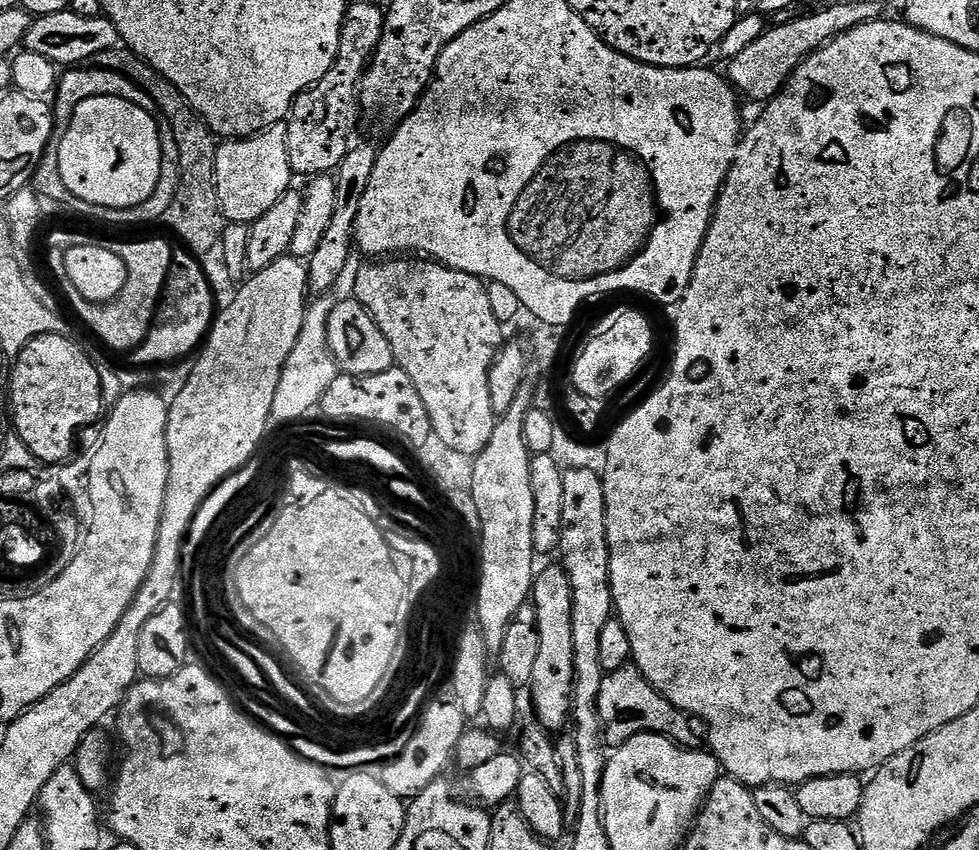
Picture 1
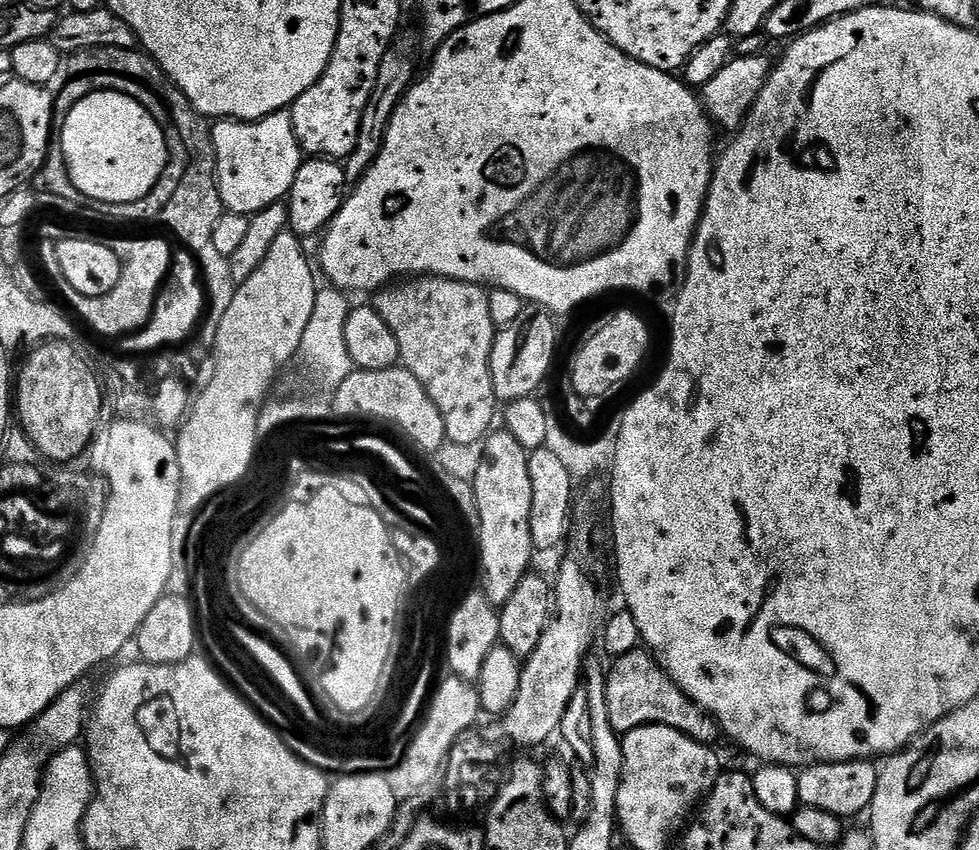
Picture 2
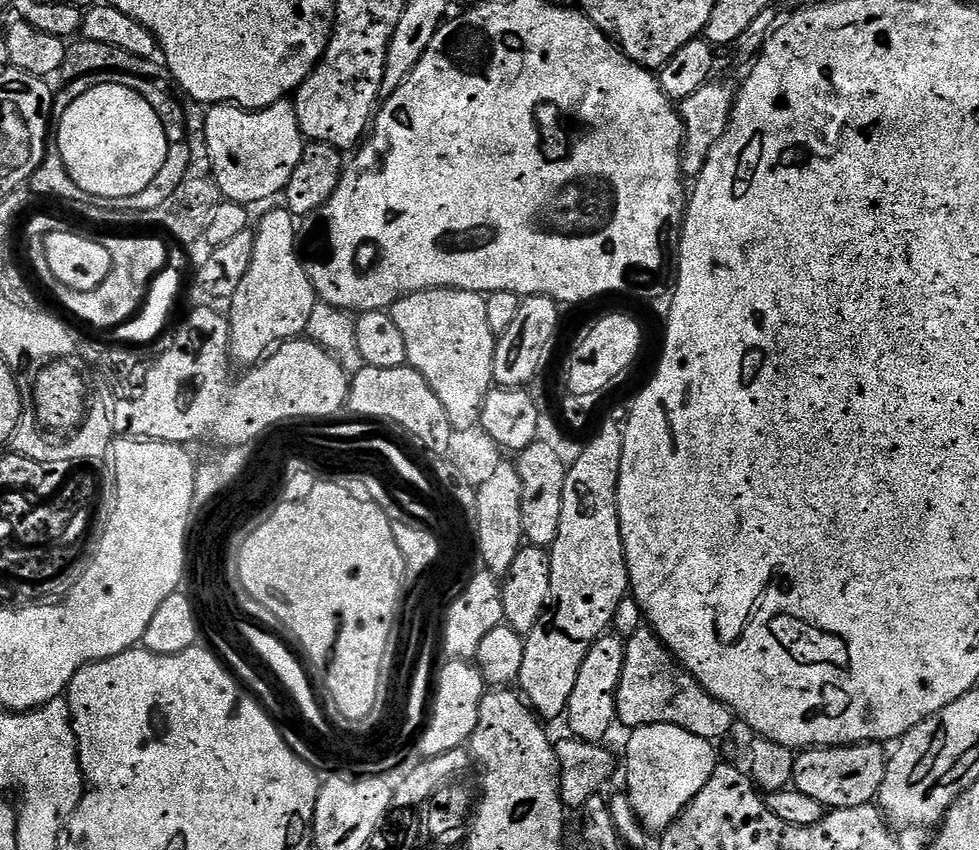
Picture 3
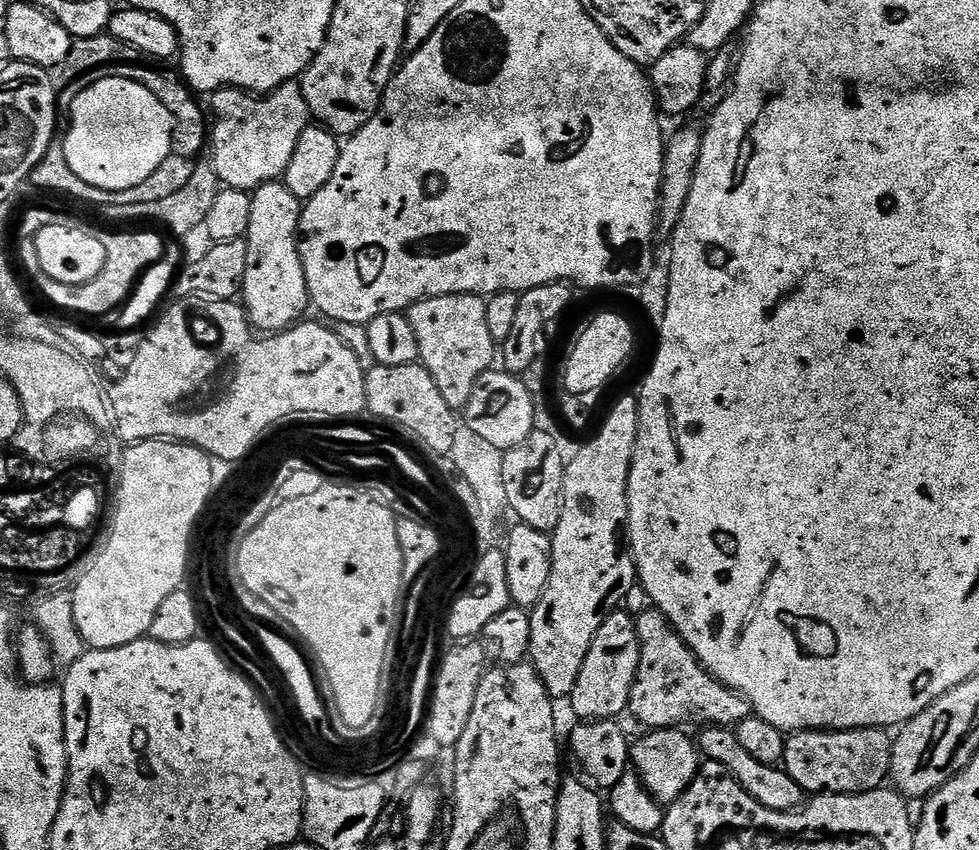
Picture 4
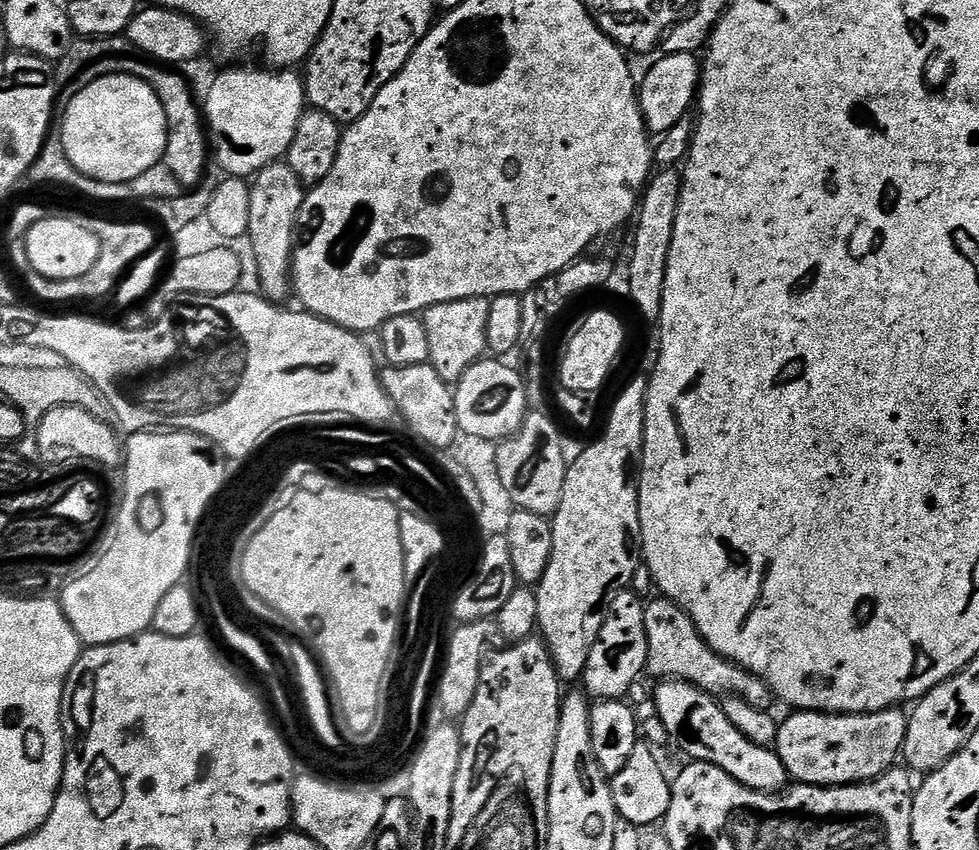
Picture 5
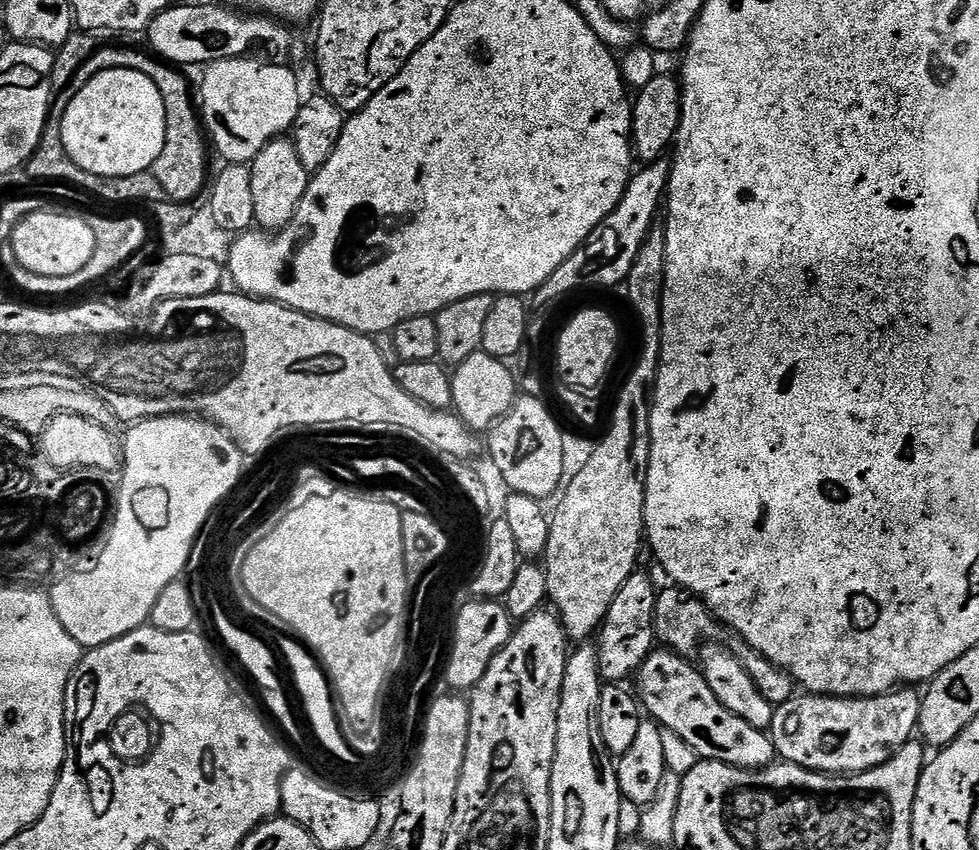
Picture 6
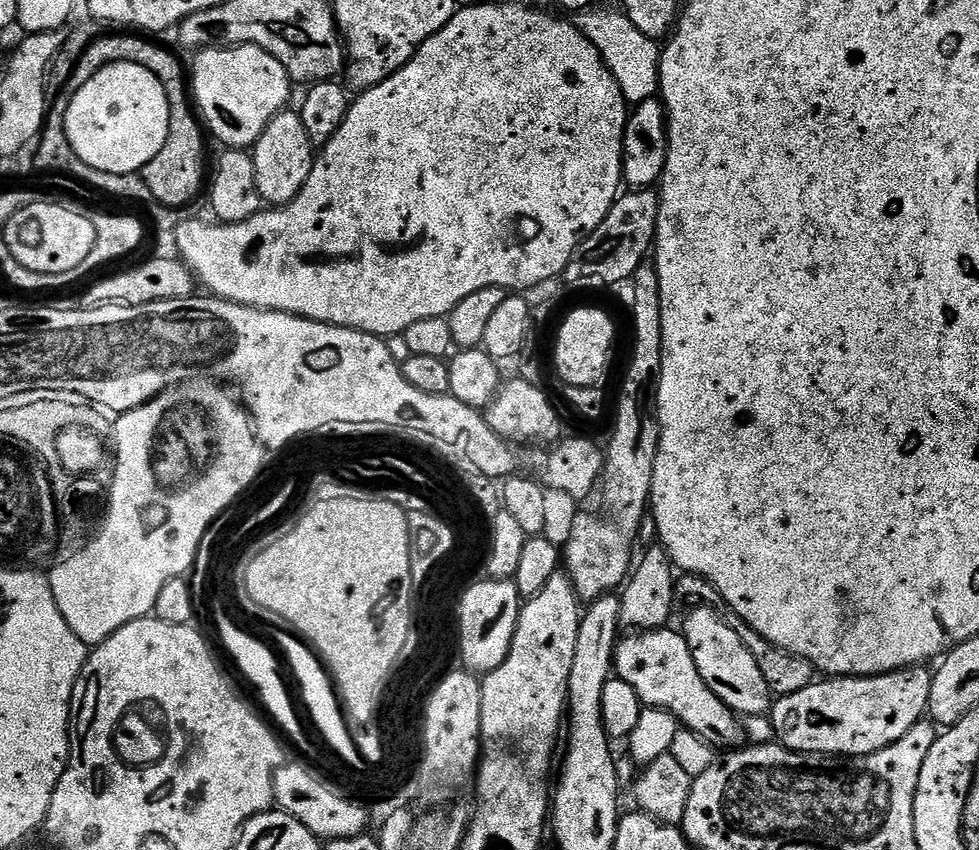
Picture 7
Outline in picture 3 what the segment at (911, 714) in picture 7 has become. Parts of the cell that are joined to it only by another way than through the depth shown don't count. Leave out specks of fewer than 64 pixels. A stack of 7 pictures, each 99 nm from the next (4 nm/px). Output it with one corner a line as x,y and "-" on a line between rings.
847,744
841,748
810,748
801,751
794,762
792,784
796,791
822,802
826,810
853,808
873,803
879,797
880,787
888,769
886,752
880,744

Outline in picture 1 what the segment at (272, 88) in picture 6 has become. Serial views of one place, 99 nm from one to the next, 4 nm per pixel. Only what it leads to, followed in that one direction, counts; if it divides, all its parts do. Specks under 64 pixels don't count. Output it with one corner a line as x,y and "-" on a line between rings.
287,123
243,138
228,138
216,149
216,193
228,224
251,225
293,187
294,173
286,150

